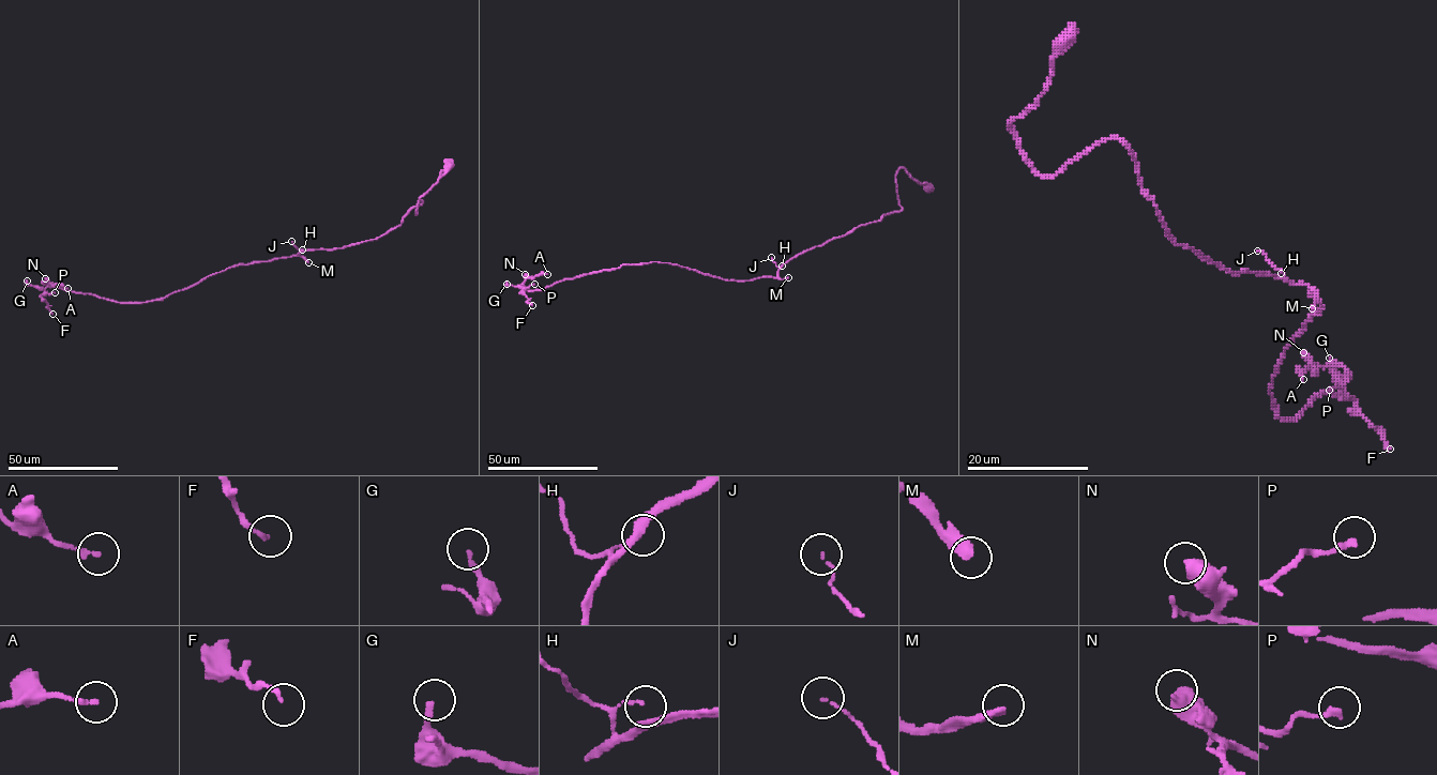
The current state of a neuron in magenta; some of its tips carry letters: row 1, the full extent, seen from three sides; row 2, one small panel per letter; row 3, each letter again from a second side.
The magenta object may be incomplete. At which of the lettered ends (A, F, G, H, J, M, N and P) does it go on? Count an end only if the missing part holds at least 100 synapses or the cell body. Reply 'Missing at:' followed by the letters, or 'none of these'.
Missing at: M

